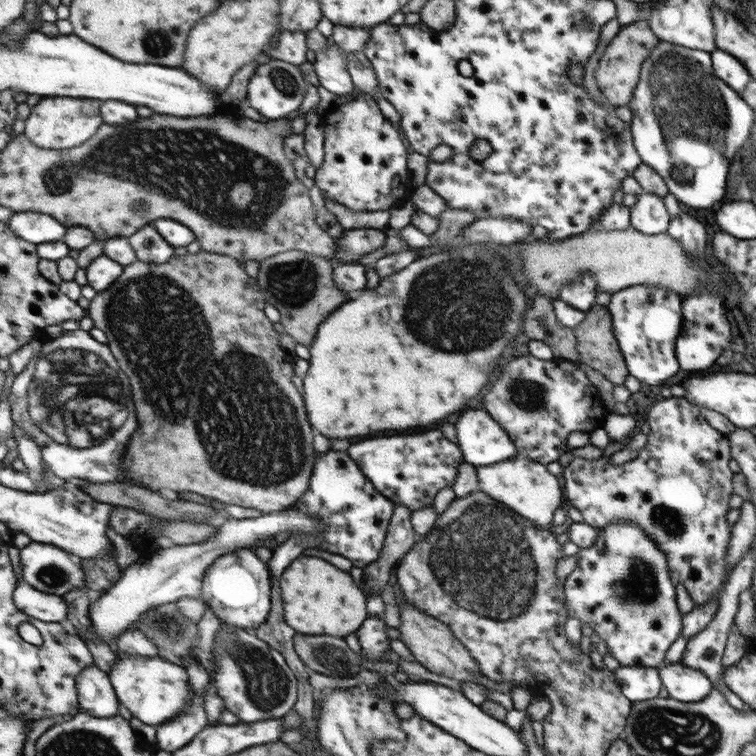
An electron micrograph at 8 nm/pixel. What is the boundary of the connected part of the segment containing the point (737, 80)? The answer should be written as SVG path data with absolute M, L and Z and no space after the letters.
M715 48L711 53L712 69L733 90L741 92L749 82L748 70L734 56Z

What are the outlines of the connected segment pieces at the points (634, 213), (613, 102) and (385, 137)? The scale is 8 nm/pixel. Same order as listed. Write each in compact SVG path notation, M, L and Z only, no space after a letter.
M641 191L628 210L630 226L634 230L647 235L666 233L668 230L671 218L660 196Z
M641 18L627 26L621 26L607 44L603 56L594 70L597 88L601 91L606 104L613 107L627 105L632 98L633 89L639 80L640 66L651 54L659 39L648 26L646 18Z
M357 96L349 102L335 106L335 112L323 114L320 124L323 131L321 168L314 177L314 185L329 207L340 207L349 211L375 212L387 210L399 199L409 195L407 185L412 185L411 175L407 170L407 150L399 138L397 129L379 112L376 100L371 96Z

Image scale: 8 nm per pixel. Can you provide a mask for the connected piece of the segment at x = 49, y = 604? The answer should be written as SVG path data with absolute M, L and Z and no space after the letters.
M21 580L14 592L14 601L21 612L43 622L58 623L68 618L69 607L63 596L41 592Z

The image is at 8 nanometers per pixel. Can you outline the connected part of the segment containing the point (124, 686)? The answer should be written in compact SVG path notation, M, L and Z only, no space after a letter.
M118 651L119 660L113 664L110 678L119 697L133 717L151 727L171 722L187 712L193 696L189 672L183 666L168 662L161 657L127 656Z

